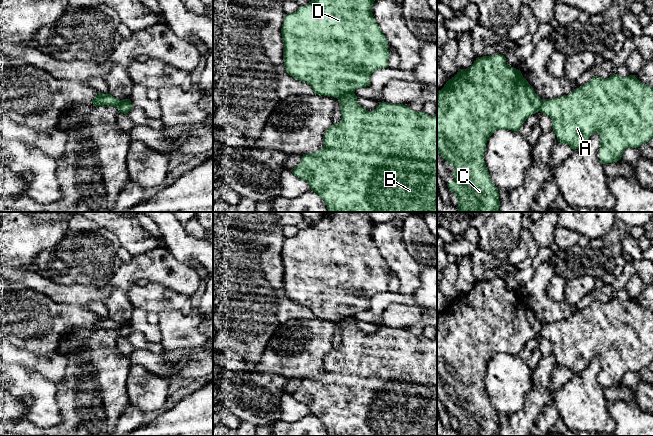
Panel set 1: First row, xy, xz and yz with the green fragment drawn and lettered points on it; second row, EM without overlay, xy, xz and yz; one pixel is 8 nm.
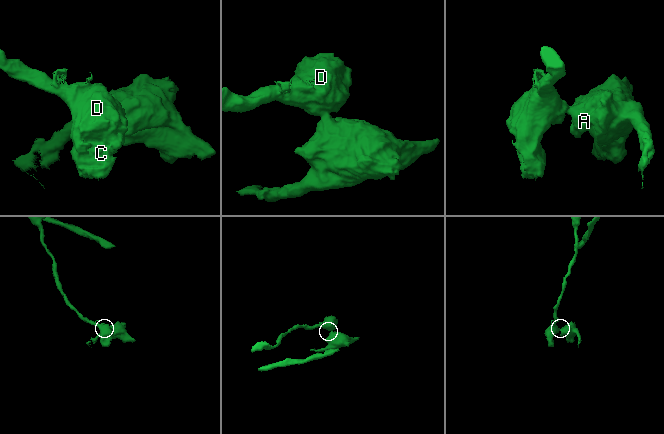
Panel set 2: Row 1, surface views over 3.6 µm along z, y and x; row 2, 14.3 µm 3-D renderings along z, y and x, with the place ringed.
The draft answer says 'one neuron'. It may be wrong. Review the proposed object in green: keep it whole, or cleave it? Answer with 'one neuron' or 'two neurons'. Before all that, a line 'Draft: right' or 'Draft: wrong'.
Draft: wrong
two neurons

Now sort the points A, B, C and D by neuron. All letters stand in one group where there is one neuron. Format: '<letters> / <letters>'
A B / C D

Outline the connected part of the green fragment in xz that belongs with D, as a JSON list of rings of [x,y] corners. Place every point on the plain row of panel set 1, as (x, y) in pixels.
[[[325,212],[318,222],[286,238],[281,258],[283,285],[288,298],[309,308],[314,317],[337,323],[346,317],[354,317],[358,312],[370,310],[371,298],[387,292],[389,281],[388,265],[372,238],[374,225],[369,212]]]

